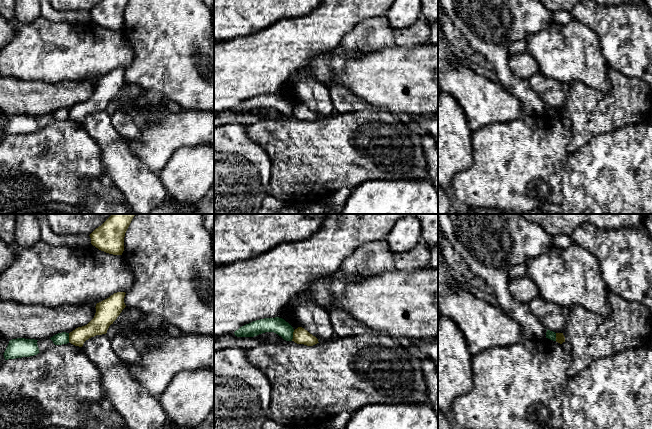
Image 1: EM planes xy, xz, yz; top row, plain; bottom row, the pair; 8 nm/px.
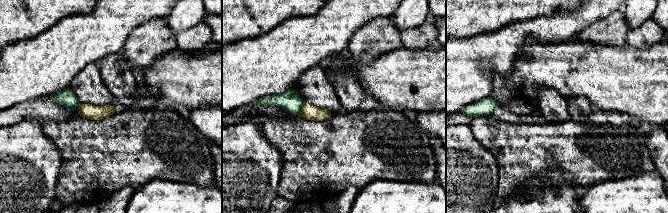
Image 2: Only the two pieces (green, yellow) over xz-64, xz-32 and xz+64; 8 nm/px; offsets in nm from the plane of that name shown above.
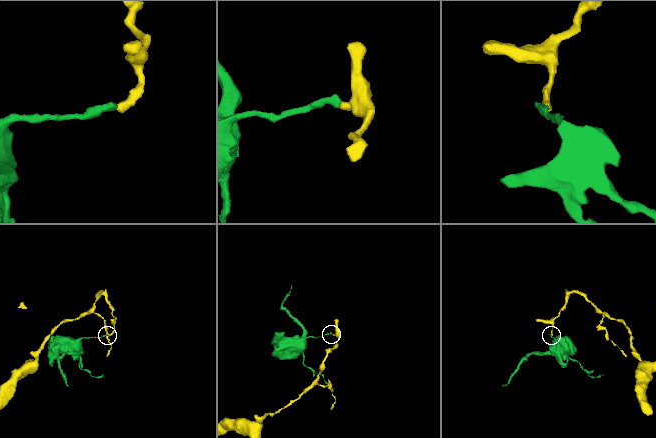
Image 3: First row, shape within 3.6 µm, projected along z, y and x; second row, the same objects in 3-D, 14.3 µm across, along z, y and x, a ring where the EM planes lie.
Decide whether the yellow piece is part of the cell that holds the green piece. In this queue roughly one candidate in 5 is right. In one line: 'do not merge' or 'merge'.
do not merge

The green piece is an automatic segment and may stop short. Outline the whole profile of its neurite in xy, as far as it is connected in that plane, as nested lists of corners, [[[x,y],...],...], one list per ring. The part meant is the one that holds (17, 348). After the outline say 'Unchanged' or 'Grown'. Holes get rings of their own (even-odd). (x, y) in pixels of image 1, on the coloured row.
[[[17,338],[9,341],[4,352],[5,360],[37,355],[39,348],[35,339]]]. Unchanged

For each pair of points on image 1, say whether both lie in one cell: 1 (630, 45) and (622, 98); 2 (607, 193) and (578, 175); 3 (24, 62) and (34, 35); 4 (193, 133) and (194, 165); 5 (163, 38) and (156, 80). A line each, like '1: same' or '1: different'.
1: different
2: same
3: same
4: different
5: same

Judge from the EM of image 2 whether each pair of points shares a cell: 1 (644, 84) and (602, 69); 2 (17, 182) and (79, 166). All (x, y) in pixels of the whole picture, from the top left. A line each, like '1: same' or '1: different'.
1: same
2: different

